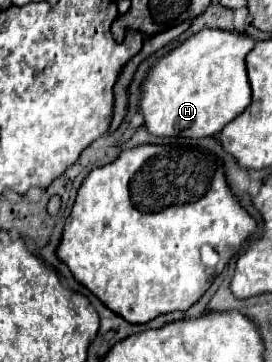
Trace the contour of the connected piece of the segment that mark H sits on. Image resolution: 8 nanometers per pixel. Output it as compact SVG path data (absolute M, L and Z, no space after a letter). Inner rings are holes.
M203 29L161 57L141 83L143 125L157 137L213 137L251 103L245 57L255 41L237 31Z

